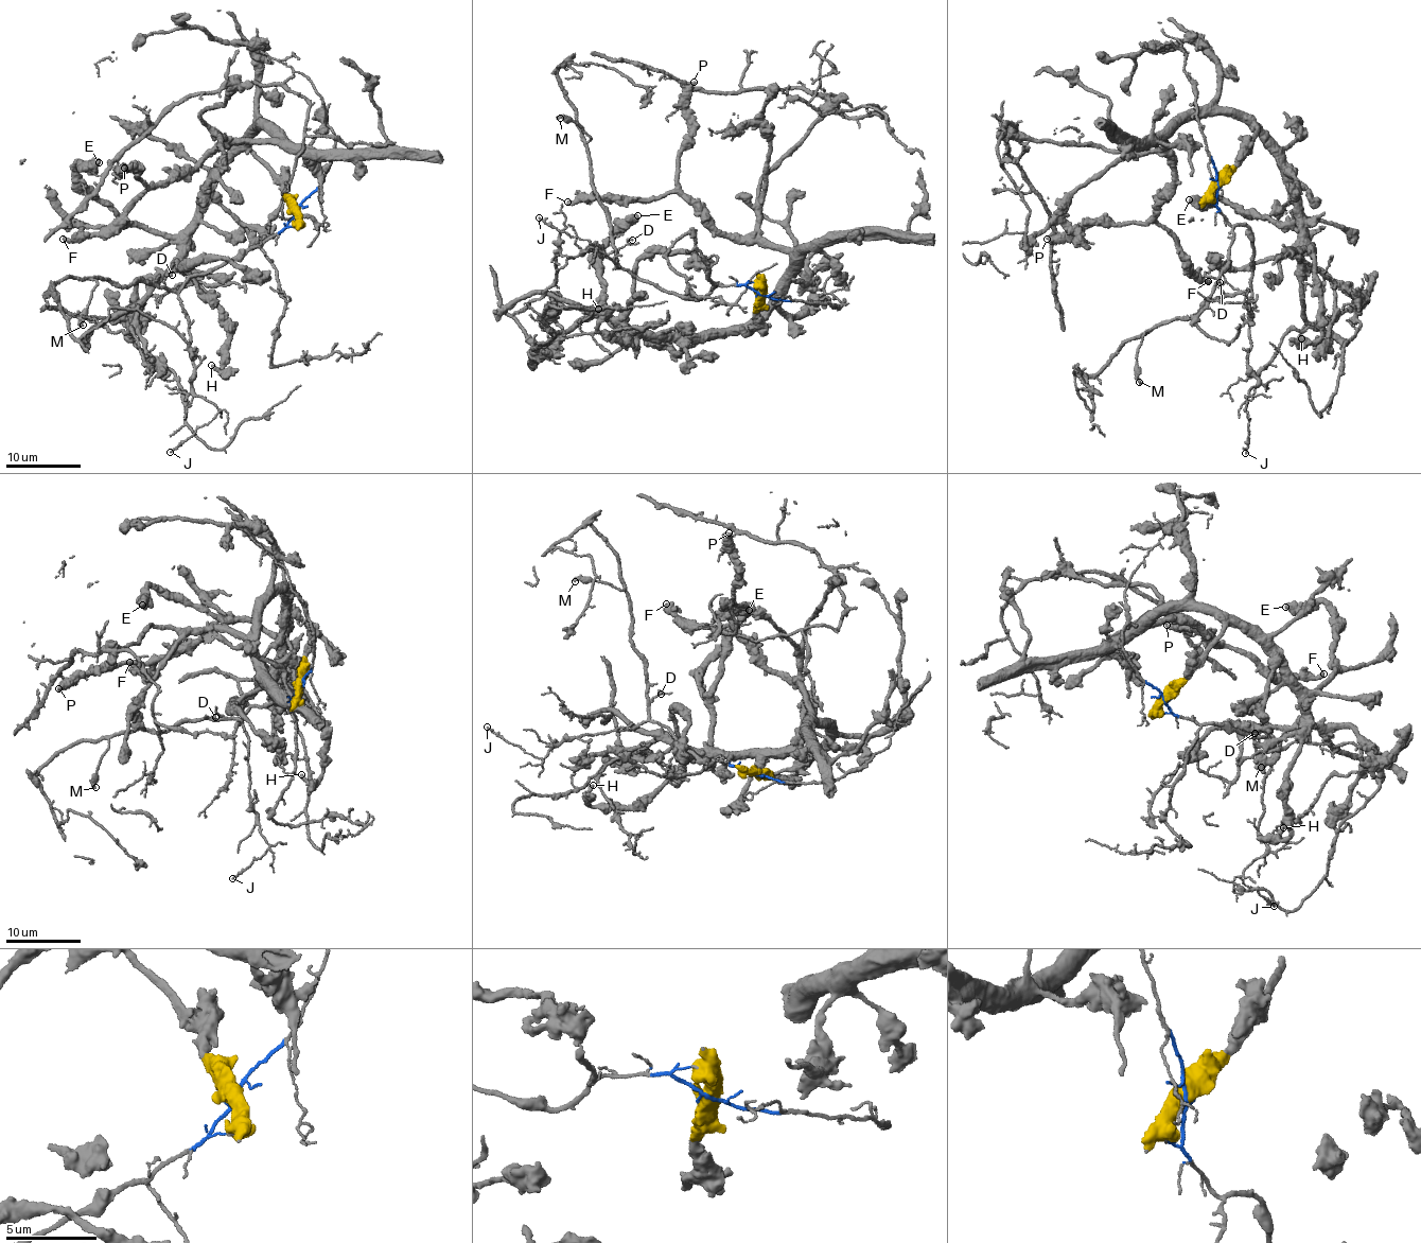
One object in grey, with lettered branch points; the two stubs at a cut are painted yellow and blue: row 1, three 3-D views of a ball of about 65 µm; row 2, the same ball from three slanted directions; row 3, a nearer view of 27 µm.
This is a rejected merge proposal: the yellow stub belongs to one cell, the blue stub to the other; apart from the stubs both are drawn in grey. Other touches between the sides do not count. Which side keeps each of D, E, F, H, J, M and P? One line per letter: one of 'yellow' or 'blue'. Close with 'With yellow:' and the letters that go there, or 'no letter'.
D: blue
E: yellow
F: yellow
H: yellow
J: blue
M: blue
P: yellow
With yellow: E, F, H, P

